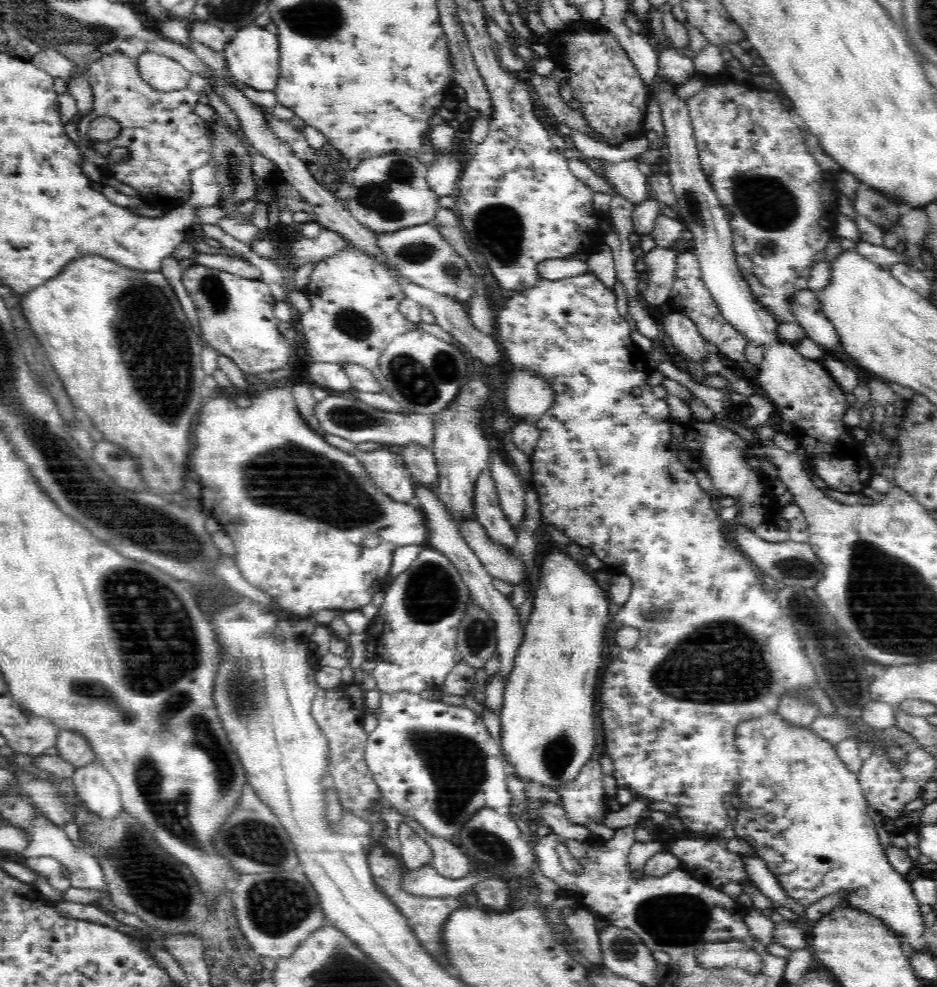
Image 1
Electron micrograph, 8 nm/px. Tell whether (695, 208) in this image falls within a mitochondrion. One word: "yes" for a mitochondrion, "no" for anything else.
yes

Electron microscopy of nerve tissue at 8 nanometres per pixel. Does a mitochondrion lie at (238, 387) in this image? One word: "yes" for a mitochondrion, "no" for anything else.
no

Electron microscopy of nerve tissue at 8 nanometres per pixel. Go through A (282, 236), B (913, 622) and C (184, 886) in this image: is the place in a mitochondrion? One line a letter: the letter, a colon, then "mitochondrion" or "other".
A: other
B: mitochondrion
C: mitochondrion

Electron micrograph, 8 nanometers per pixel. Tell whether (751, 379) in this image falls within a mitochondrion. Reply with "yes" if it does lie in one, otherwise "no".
no

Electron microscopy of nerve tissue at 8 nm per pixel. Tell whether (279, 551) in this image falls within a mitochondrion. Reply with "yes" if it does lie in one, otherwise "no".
no

